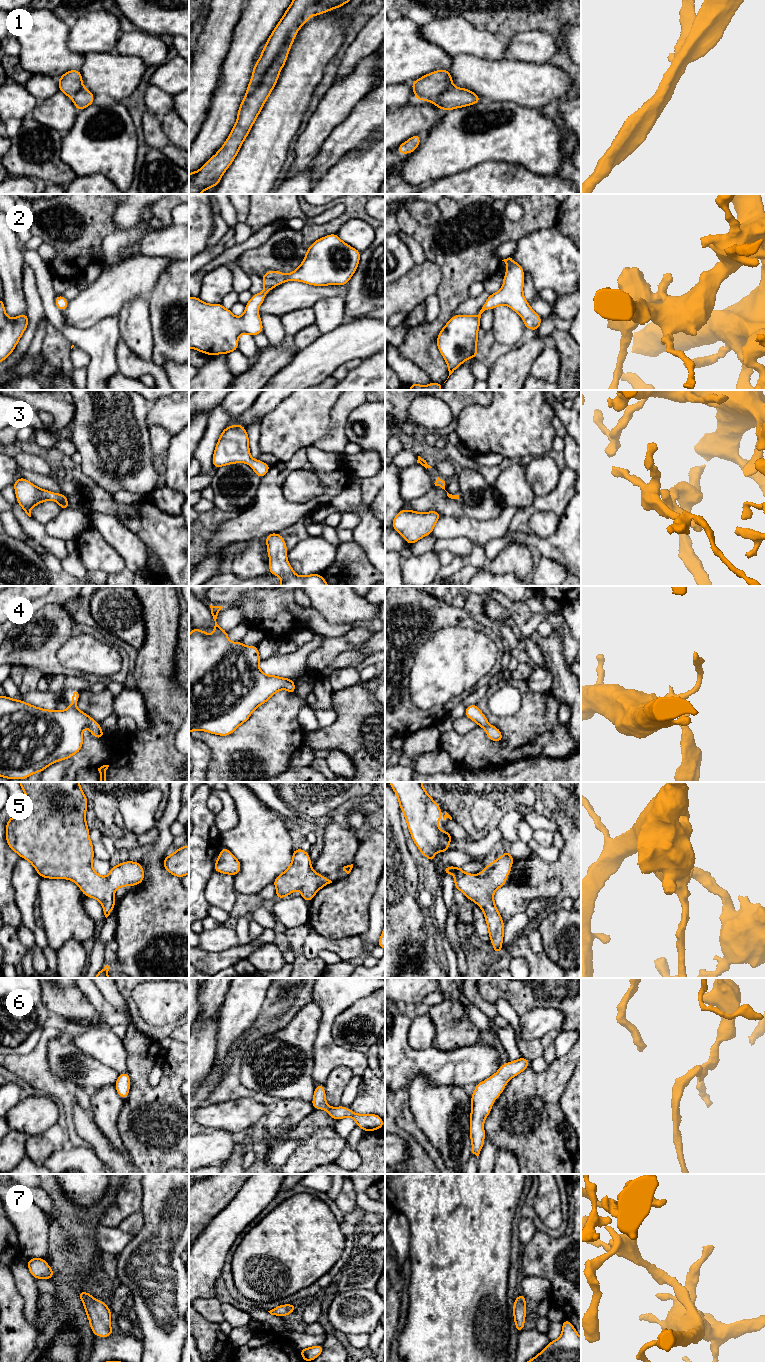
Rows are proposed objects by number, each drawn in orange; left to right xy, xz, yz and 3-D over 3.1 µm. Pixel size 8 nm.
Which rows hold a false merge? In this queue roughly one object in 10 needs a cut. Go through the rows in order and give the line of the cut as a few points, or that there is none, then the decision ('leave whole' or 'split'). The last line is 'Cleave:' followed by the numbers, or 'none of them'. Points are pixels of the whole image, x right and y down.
1: no cut; leave whole
2: no cut; leave whole
3: no cut; leave whole
4: no cut; leave whole
5: no cut; leave whole
6: no cut; leave whole
7: no cut; leave whole
Cleave: none of them

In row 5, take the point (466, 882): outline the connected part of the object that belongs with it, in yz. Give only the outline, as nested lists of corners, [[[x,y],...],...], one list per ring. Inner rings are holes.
[[[505,850],[502,857],[496,858],[477,875],[463,872],[462,867],[443,868],[445,876],[451,873],[455,875],[455,889],[462,891],[468,900],[472,900],[482,909],[488,926],[490,942],[494,946],[492,953],[503,951],[505,924],[494,903],[494,891],[505,886],[514,860],[510,852]]]

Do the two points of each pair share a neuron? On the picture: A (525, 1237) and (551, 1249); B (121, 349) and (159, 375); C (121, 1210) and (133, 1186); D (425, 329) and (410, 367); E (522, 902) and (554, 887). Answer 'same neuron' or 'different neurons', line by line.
A: different neurons
B: same neuron
C: same neuron
D: different neurons
E: same neuron

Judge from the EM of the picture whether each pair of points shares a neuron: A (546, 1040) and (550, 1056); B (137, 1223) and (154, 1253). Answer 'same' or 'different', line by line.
A: same
B: different

